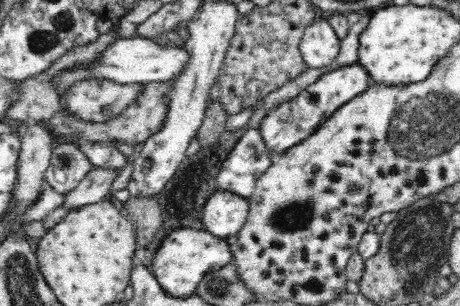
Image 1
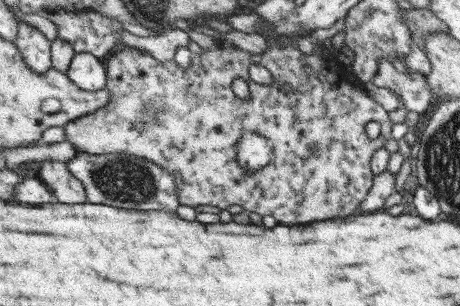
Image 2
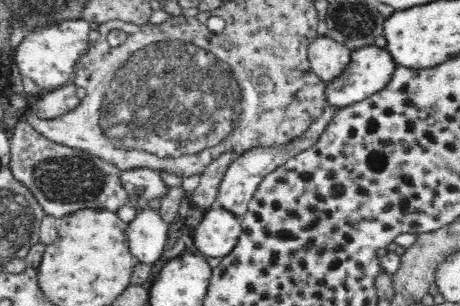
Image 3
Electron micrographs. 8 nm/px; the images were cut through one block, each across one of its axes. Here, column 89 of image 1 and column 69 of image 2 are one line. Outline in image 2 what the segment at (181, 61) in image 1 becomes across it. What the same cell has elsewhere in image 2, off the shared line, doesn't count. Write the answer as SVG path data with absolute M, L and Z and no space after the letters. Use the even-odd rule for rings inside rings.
M93 52L77 54L77 58L73 58L73 66L67 74L83 90L99 92L109 86L109 70L107 70L105 62L101 58L97 58Z

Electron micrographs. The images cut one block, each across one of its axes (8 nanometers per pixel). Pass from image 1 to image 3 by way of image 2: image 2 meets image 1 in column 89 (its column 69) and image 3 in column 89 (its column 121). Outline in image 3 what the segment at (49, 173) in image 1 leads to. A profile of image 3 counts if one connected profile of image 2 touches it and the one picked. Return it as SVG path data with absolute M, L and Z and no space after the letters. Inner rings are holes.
M26 120L14 126L10 154L10 170L14 178L32 190L46 214L54 214L58 220L84 208L110 210L118 214L120 208L130 206L130 194L120 184L122 172L112 162L106 162L90 152L70 150L66 146L54 144L32 130Z

